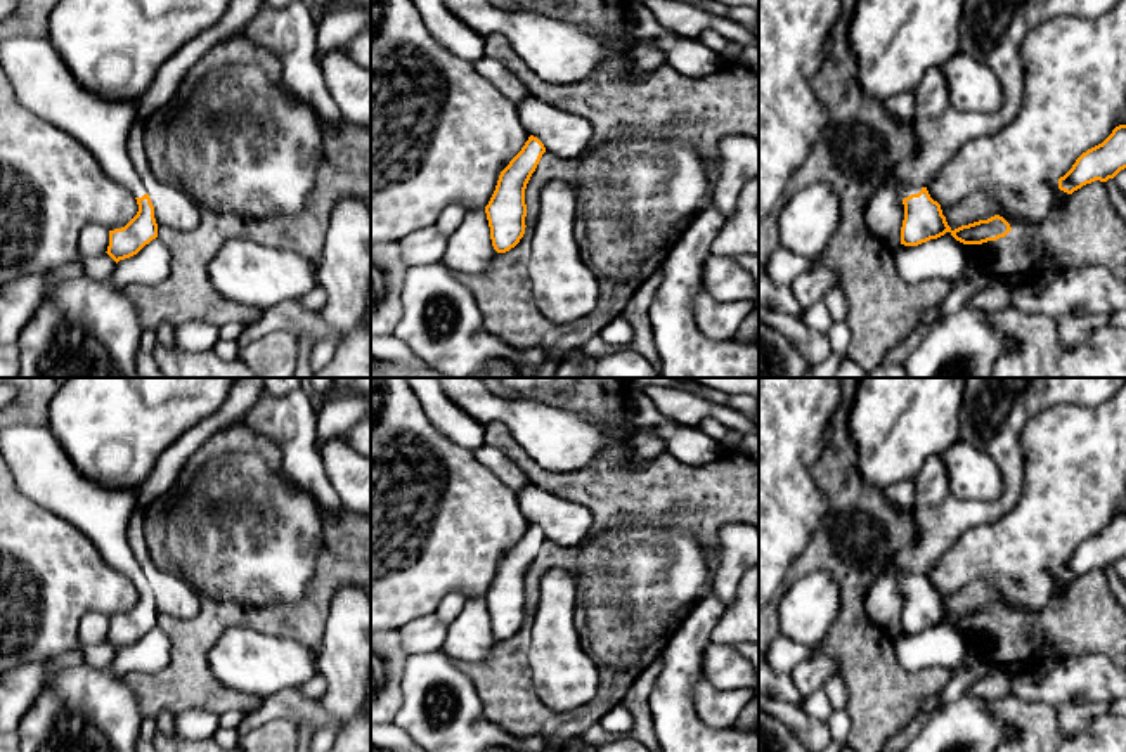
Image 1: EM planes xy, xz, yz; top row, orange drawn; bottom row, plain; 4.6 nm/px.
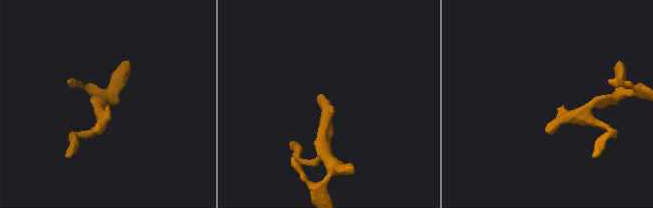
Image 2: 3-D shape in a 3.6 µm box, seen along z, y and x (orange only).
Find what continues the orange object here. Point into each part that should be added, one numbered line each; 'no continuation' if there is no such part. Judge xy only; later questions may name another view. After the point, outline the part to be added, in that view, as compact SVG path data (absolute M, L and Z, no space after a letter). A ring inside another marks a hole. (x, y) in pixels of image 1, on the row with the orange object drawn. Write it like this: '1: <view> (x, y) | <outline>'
1: xy (42, 82) | M47 38L2 40L0 64L24 107L81 142L106 175L135 198L147 194L126 149L139 99L106 99L83 88Z

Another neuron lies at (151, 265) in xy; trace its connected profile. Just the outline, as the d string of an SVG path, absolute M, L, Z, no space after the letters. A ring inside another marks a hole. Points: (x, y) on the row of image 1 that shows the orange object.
M156 237L146 244L137 255L120 260L109 277L116 288L125 288L132 282L158 284L170 274L171 255Z

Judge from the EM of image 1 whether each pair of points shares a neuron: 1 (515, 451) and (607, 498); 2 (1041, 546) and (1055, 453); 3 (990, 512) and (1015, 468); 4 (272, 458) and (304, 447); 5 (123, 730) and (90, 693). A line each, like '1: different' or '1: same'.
1: same
2: same
3: same
4: different
5: same

